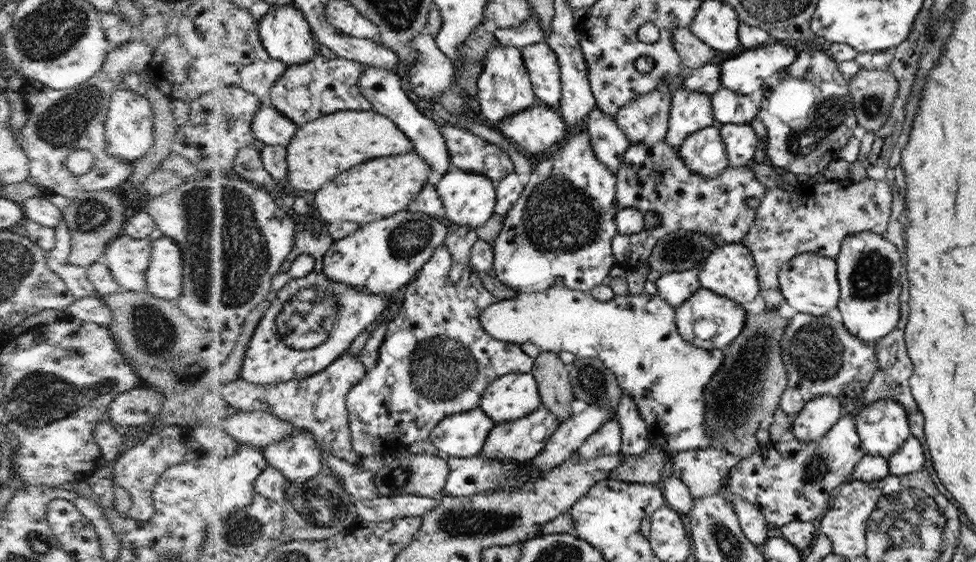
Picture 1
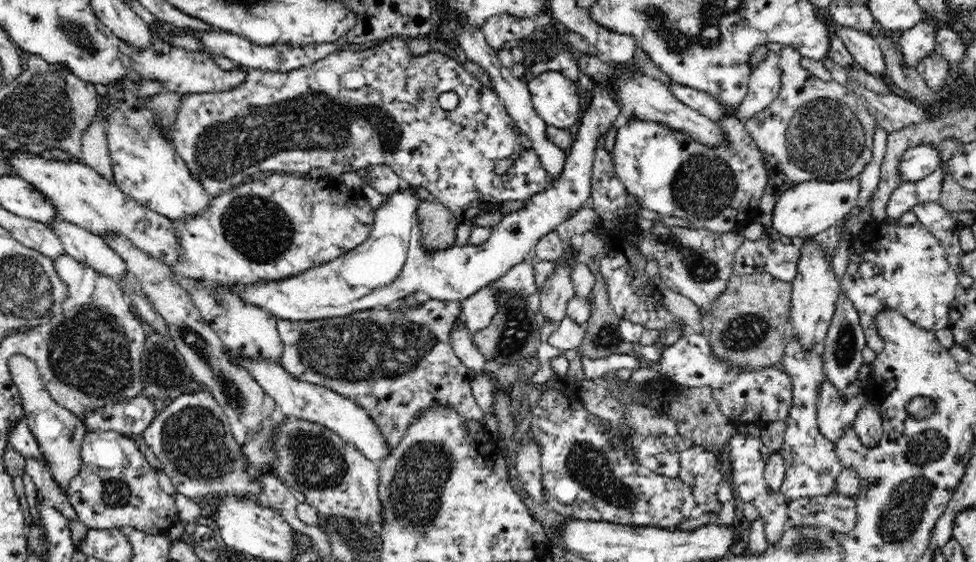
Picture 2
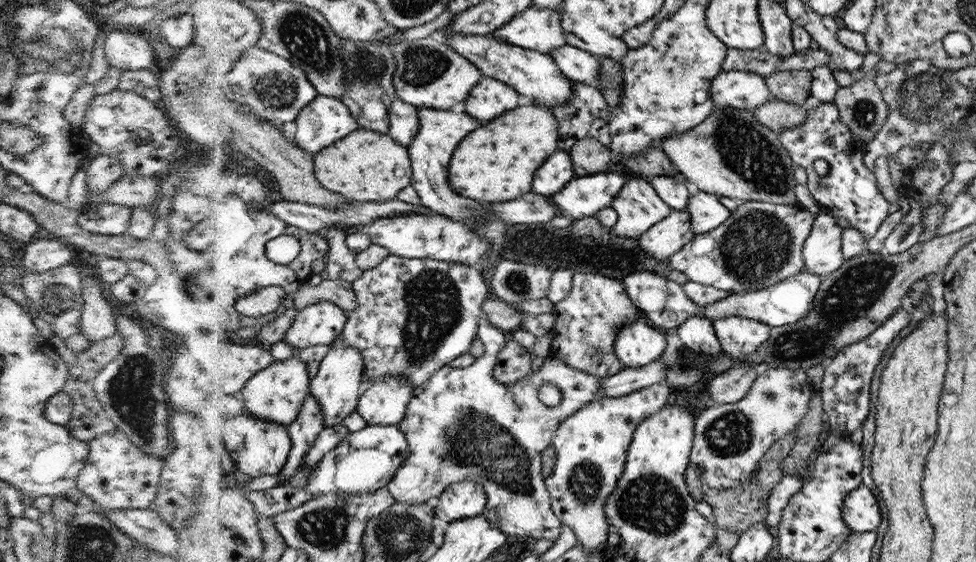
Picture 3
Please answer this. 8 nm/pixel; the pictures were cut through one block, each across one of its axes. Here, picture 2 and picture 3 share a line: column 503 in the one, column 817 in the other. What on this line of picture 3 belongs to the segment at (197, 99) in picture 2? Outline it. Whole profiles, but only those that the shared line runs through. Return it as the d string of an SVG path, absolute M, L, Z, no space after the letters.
M834 101L820 103L818 107L807 106L804 123L781 132L784 148L790 152L792 161L807 173L806 186L823 210L832 212L836 218L846 218L869 241L878 227L886 220L893 206L876 186L875 174L862 162L867 155L867 145L861 139L852 138L852 131L839 117Z

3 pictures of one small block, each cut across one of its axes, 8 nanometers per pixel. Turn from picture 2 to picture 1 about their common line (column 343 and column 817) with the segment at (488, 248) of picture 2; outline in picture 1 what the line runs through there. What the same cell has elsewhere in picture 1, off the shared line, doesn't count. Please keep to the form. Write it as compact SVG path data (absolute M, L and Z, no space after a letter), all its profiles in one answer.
M812 252L798 255L788 260L779 272L779 283L783 298L796 308L796 312L812 316L827 315L832 308L836 308L842 298L838 278L838 265L836 259L828 256L820 256Z

